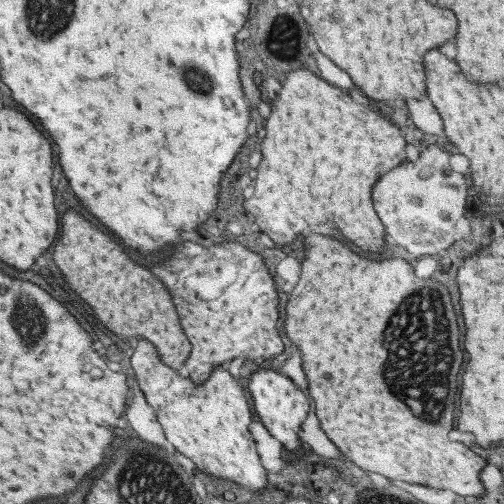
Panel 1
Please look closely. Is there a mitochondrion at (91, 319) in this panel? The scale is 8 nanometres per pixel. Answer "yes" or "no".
no

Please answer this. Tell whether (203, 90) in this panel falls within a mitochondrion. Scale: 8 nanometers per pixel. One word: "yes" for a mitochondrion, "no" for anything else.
yes

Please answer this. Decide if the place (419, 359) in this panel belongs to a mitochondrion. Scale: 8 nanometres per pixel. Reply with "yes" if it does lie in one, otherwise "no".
yes

